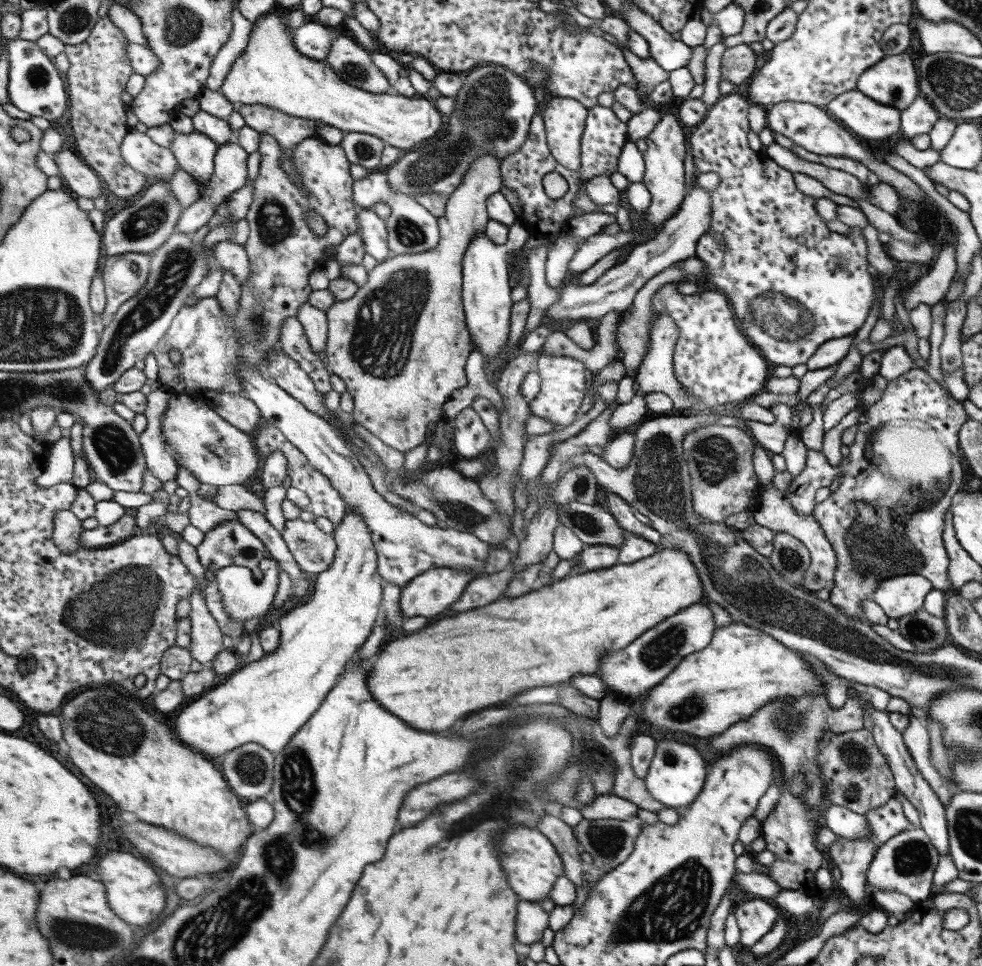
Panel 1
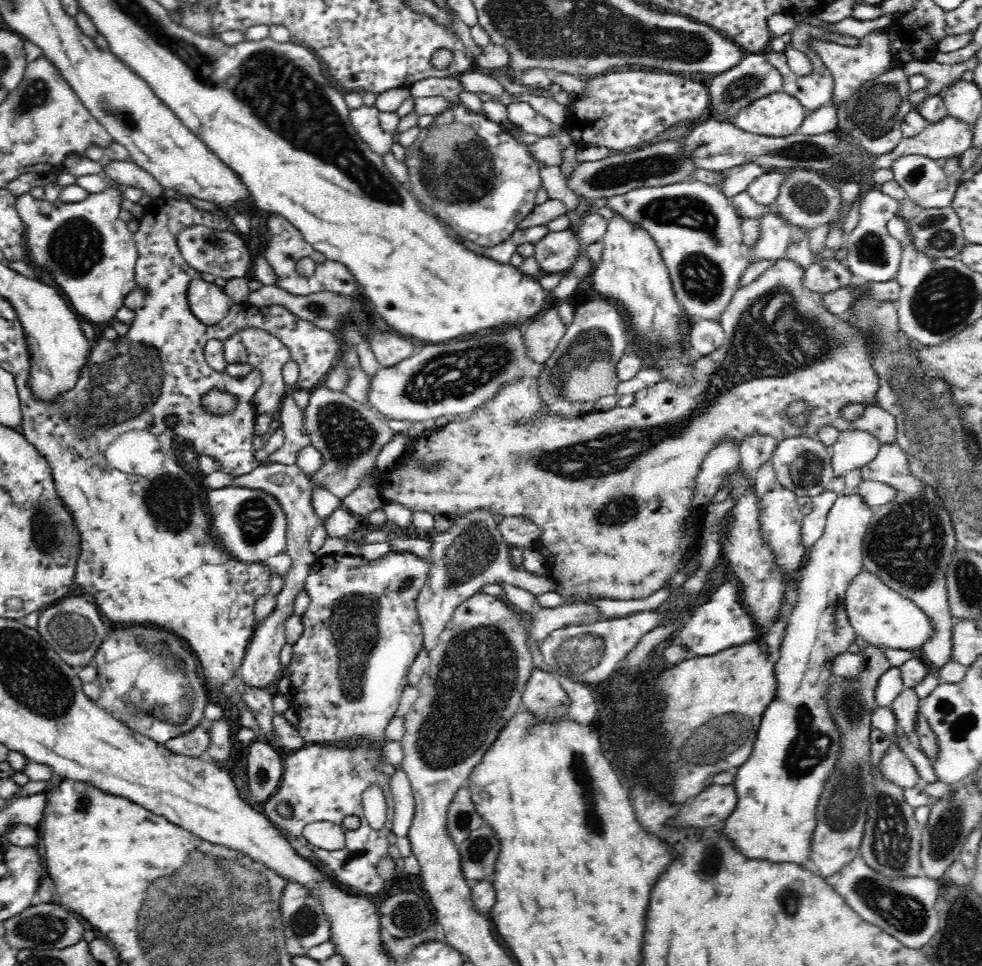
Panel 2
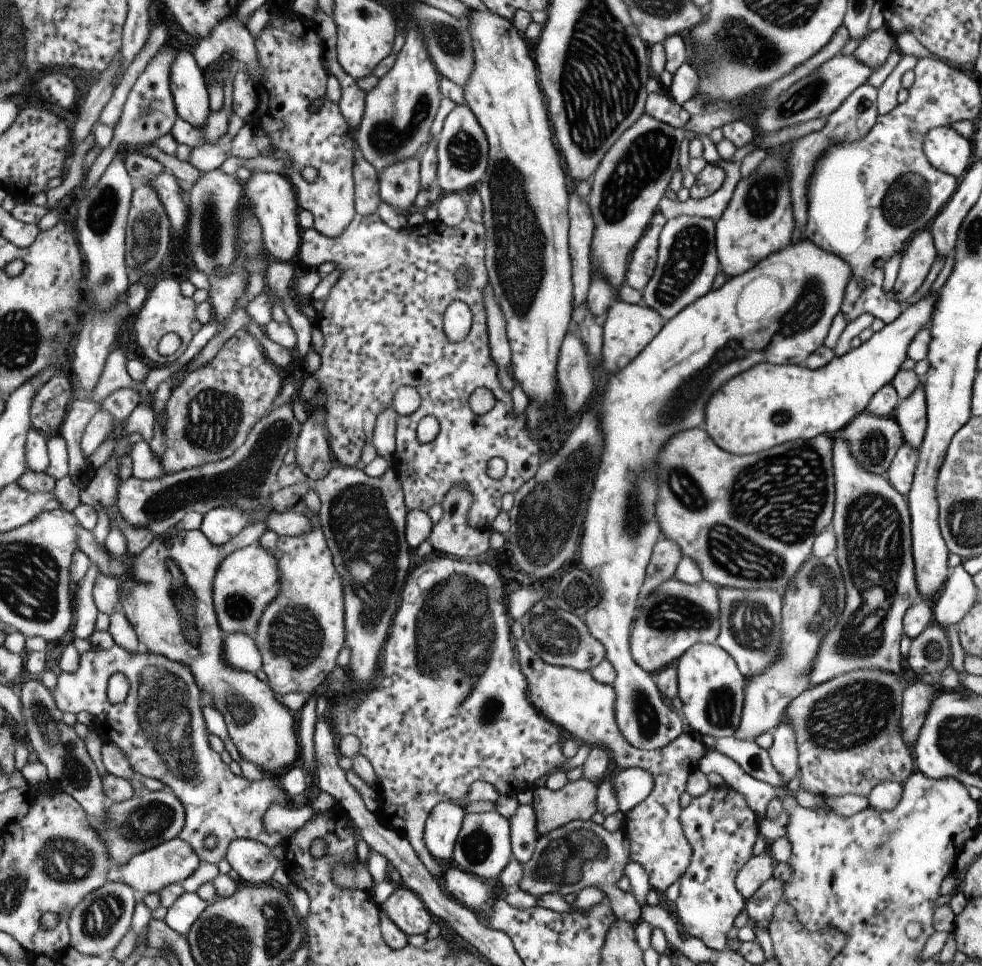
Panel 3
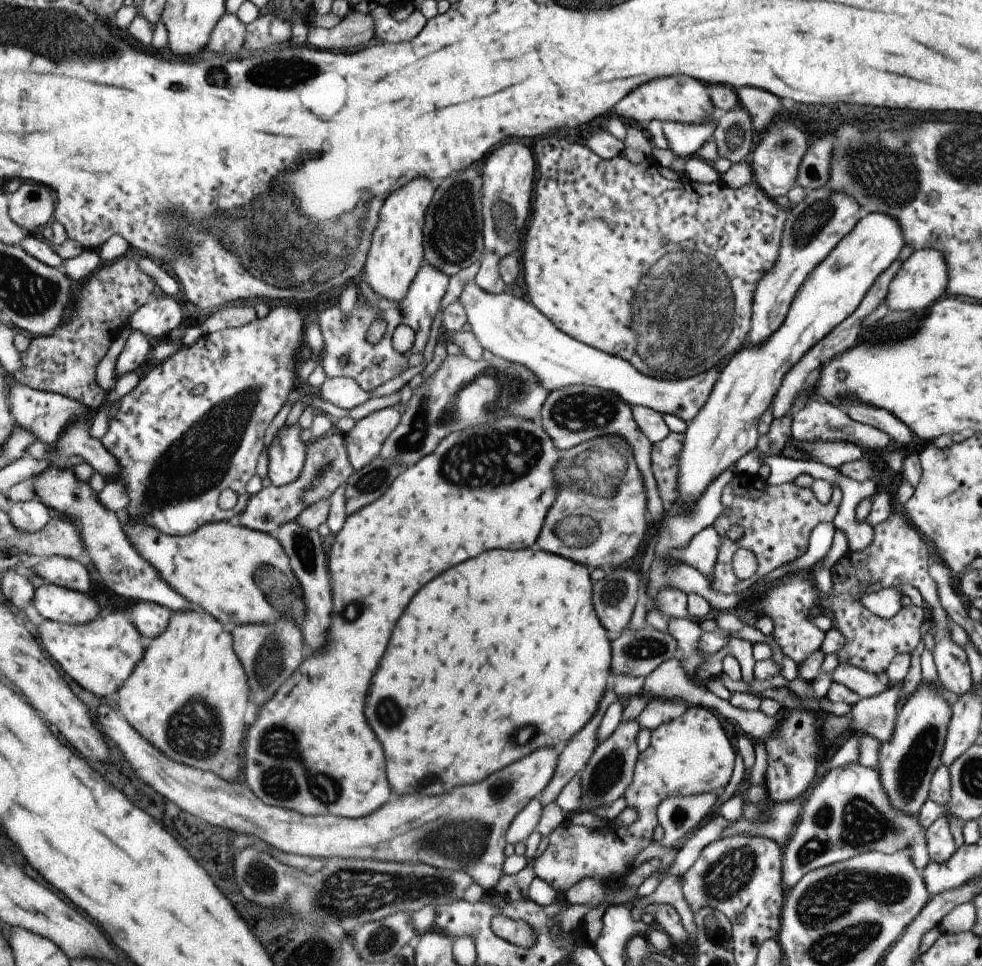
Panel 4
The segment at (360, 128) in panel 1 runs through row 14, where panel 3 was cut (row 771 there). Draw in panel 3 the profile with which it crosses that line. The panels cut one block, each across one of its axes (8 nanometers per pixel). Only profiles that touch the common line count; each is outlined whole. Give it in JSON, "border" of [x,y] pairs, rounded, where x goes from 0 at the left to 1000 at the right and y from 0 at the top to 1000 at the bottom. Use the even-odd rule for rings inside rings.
{"border":[[[264,540],[260,545],[252,545],[243,555],[239,555],[229,565],[219,565],[205,547],[199,547],[195,551],[195,549],[180,549],[178,545],[174,551],[160,555],[156,563],[144,576],[137,578],[137,584],[133,586],[131,594],[125,596],[123,631],[131,638],[131,644],[140,652],[142,663],[148,669],[148,675],[166,677],[168,681],[174,681],[178,685],[188,685],[190,689],[197,692],[209,723],[213,723],[213,727],[219,729],[229,739],[229,745],[233,749],[233,760],[239,766],[243,781],[278,803],[284,797],[290,797],[296,791],[300,791],[300,787],[307,781],[304,778],[307,764],[302,764],[302,747],[296,733],[282,723],[274,706],[266,706],[260,698],[243,696],[231,687],[229,673],[227,673],[231,665],[231,654],[225,650],[221,638],[221,623],[219,623],[219,602],[225,584],[241,569],[264,563],[264,557],[270,553],[270,549],[272,542]]]}

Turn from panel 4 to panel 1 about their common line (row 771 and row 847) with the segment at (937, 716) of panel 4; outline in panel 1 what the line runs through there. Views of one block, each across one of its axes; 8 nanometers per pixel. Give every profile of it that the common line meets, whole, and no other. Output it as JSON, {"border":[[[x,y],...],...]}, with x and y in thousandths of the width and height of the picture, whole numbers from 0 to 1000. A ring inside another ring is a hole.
{"border":[[[924,857],[918,863],[911,863],[903,872],[893,876],[893,882],[883,899],[883,917],[885,919],[899,919],[899,921],[911,921],[926,930],[926,934],[932,938],[936,932],[942,932],[948,928],[948,913],[950,903],[956,894],[956,882],[952,876],[948,876],[946,867],[942,865],[940,857]]]}

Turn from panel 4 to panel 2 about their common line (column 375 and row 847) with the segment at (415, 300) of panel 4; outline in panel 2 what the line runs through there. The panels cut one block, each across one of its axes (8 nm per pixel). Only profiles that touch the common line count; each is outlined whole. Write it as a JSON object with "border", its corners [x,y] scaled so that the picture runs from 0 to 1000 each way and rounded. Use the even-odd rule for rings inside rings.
{"border":[[[318,770],[312,774],[299,776],[297,781],[293,781],[289,785],[289,803],[283,812],[283,818],[275,824],[273,830],[267,832],[269,845],[277,851],[277,855],[281,855],[281,859],[285,859],[289,865],[297,867],[301,874],[314,876],[330,894],[334,894],[336,901],[340,901],[340,907],[346,915],[354,917],[358,925],[373,928],[373,930],[379,930],[383,923],[387,923],[393,917],[395,911],[385,905],[385,899],[387,899],[389,888],[399,888],[395,884],[395,876],[397,876],[395,865],[401,859],[399,849],[395,849],[393,857],[381,859],[375,853],[375,847],[371,841],[371,818],[379,810],[385,810],[387,814],[391,814],[395,834],[401,836],[401,826],[397,820],[399,801],[395,801],[391,797],[393,789],[389,785],[391,785],[391,778],[387,772],[379,774],[379,772],[371,772],[371,770],[365,770],[358,774]],[[283,830],[297,832],[299,845],[295,849],[289,849],[287,845],[281,843]],[[354,845],[365,845],[367,855],[363,859],[352,859],[352,876],[348,880],[330,880],[330,878],[316,874],[310,867],[310,857],[314,853],[334,849],[334,851],[342,851],[348,855],[350,847],[354,847]]]}

